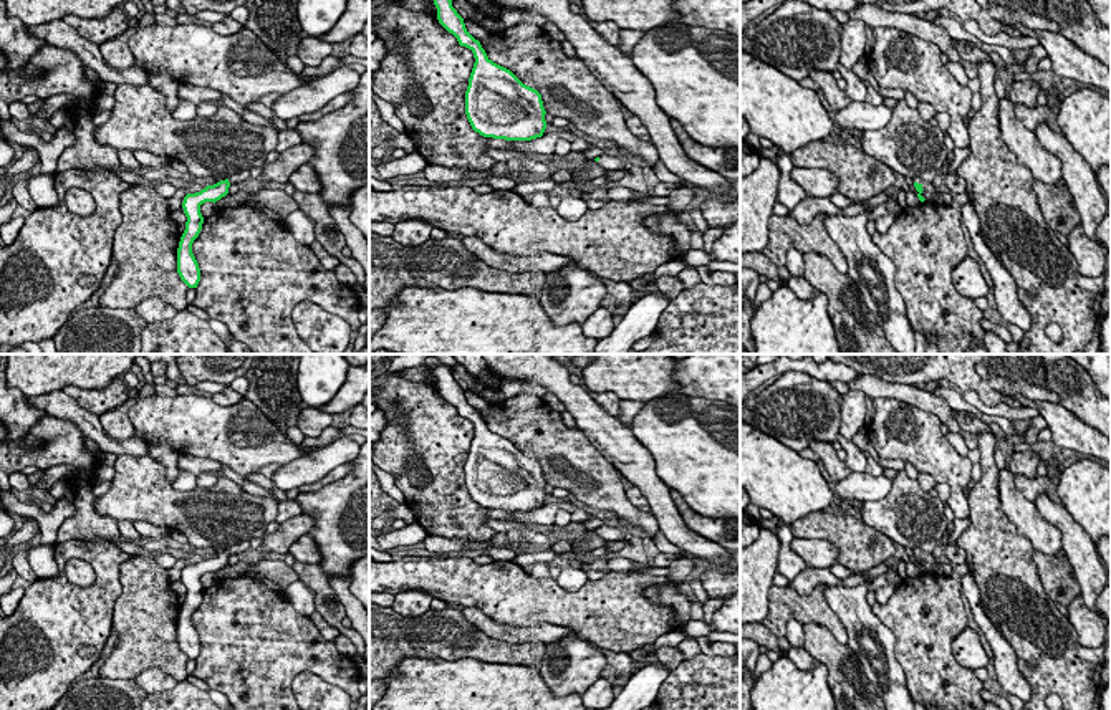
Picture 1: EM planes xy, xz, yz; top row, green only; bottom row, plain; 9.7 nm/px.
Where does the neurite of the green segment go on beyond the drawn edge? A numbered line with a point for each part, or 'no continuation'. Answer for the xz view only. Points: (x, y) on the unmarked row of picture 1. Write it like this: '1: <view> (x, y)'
1: xz (610, 533)

